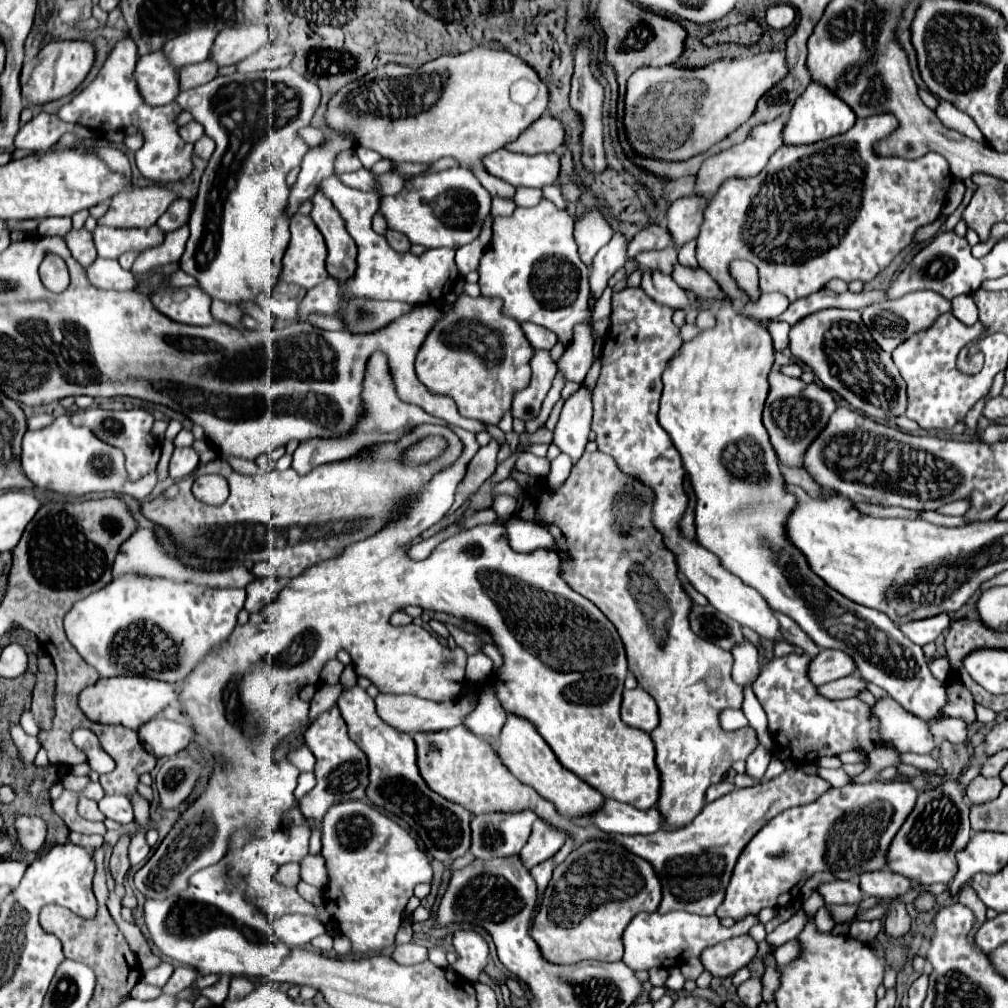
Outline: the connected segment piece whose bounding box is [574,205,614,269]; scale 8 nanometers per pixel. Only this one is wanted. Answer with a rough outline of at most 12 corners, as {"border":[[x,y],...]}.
{"border":[[598,205],[578,215],[574,239],[588,269],[614,231]]}

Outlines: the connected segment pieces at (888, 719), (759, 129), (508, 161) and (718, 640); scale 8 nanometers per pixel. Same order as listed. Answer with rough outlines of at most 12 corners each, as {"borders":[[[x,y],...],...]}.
{"borders":[[[894,699],[876,701],[882,739],[900,753],[930,753],[928,725]],[[784,117],[708,157],[696,193],[712,199],[728,177],[758,175],[782,147]],[[558,153],[482,157],[486,173],[514,185],[556,185]],[[694,605],[690,627],[696,635],[730,651],[744,641],[740,623]]]}

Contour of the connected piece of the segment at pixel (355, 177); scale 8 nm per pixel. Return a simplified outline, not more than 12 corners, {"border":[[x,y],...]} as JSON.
{"border":[[368,169],[338,176],[348,187],[376,191],[374,175]]}

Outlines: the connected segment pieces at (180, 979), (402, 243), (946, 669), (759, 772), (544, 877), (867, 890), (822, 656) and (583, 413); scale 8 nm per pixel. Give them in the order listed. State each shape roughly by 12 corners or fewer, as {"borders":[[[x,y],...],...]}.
{"borders":[[[178,967],[162,987],[162,993],[176,997],[192,985],[198,973]],[[388,231],[390,247],[400,253],[410,251],[404,235]],[[948,659],[930,663],[930,671],[938,681],[948,679],[952,667]],[[760,747],[746,759],[746,773],[762,783],[770,751]],[[566,839],[566,847],[530,869],[536,881],[538,895],[544,893],[546,885],[552,879],[552,871],[570,855],[572,839]],[[882,869],[862,873],[868,897],[894,899],[908,893],[904,875]],[[820,651],[810,663],[816,687],[856,671],[850,655]],[[592,389],[564,401],[552,443],[578,461],[588,443]]]}

